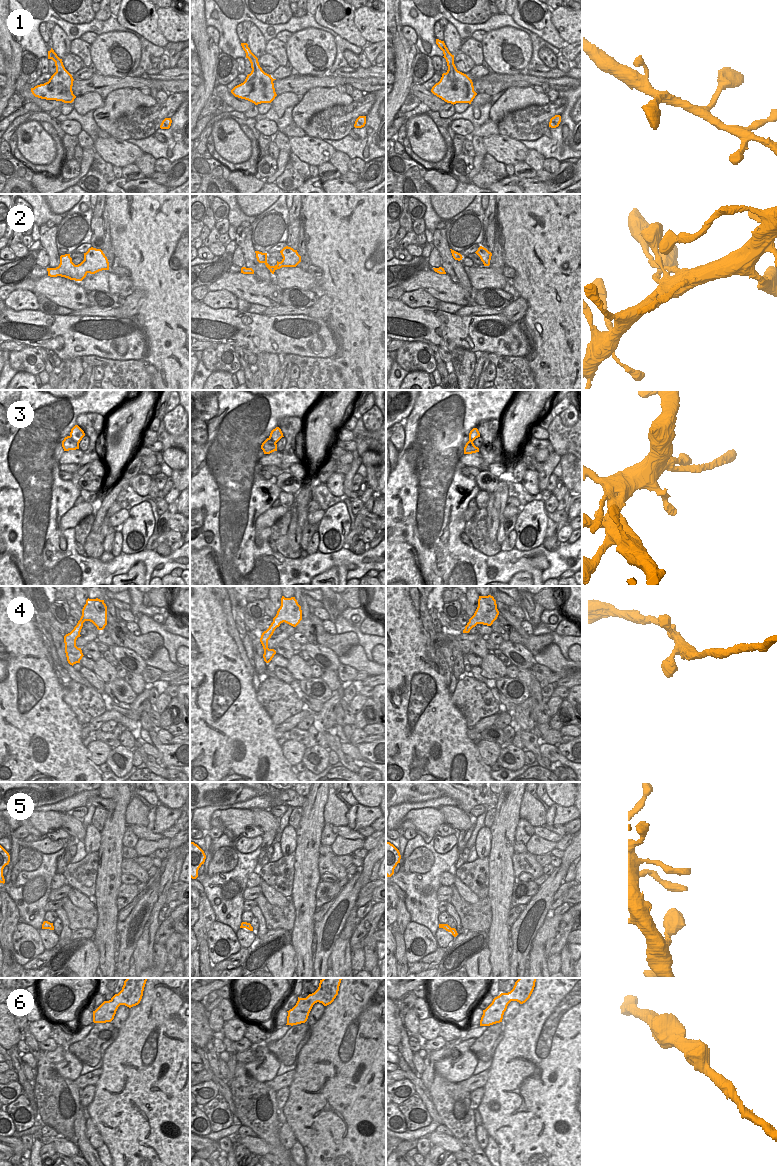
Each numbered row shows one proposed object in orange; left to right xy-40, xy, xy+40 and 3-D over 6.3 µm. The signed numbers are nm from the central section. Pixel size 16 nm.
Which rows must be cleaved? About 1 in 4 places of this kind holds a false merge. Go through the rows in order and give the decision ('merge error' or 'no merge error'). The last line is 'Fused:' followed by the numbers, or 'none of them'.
1: no merge error
2: no merge error
3: merge error
4: no merge error
5: no merge error
6: no merge error
Fused: 3

